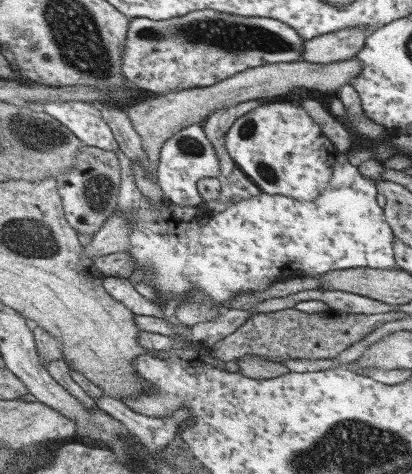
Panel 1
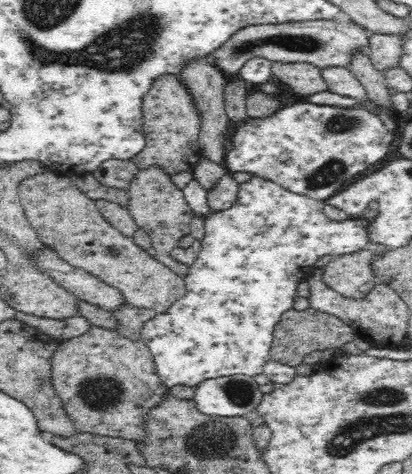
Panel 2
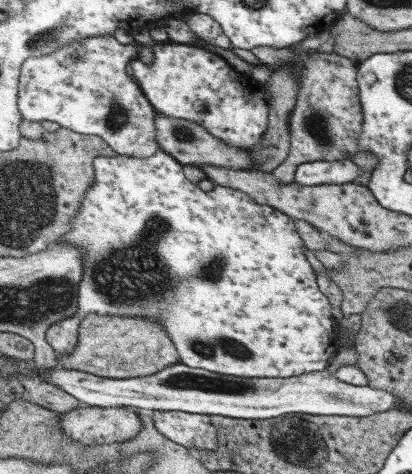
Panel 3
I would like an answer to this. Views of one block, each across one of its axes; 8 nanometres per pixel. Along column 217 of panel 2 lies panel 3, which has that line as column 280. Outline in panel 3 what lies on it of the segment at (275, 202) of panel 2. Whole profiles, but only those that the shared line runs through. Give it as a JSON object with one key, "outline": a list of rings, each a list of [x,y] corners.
{"outline":[[[157,150],[155,154],[147,158],[117,154],[117,156],[103,156],[103,158],[99,156],[93,160],[95,182],[85,194],[83,206],[73,220],[75,226],[71,228],[71,234],[59,238],[59,242],[73,242],[87,250],[83,256],[83,280],[79,282],[79,312],[83,316],[95,312],[95,314],[155,318],[157,322],[163,324],[163,330],[169,334],[179,354],[179,360],[185,366],[201,370],[201,372],[209,370],[213,374],[225,374],[225,376],[237,376],[237,378],[259,378],[259,380],[261,378],[289,380],[295,376],[303,376],[307,372],[309,374],[323,372],[329,366],[327,358],[331,358],[331,354],[339,348],[339,344],[335,342],[335,332],[333,332],[333,350],[331,350],[333,322],[329,314],[329,302],[315,286],[315,276],[309,270],[309,264],[301,254],[303,242],[295,234],[291,216],[277,212],[271,206],[261,206],[261,212],[259,212],[259,204],[253,202],[253,198],[233,188],[215,186],[211,192],[201,192],[195,184],[185,180],[181,166],[183,164],[179,164],[173,156],[169,156],[163,150]]]}

